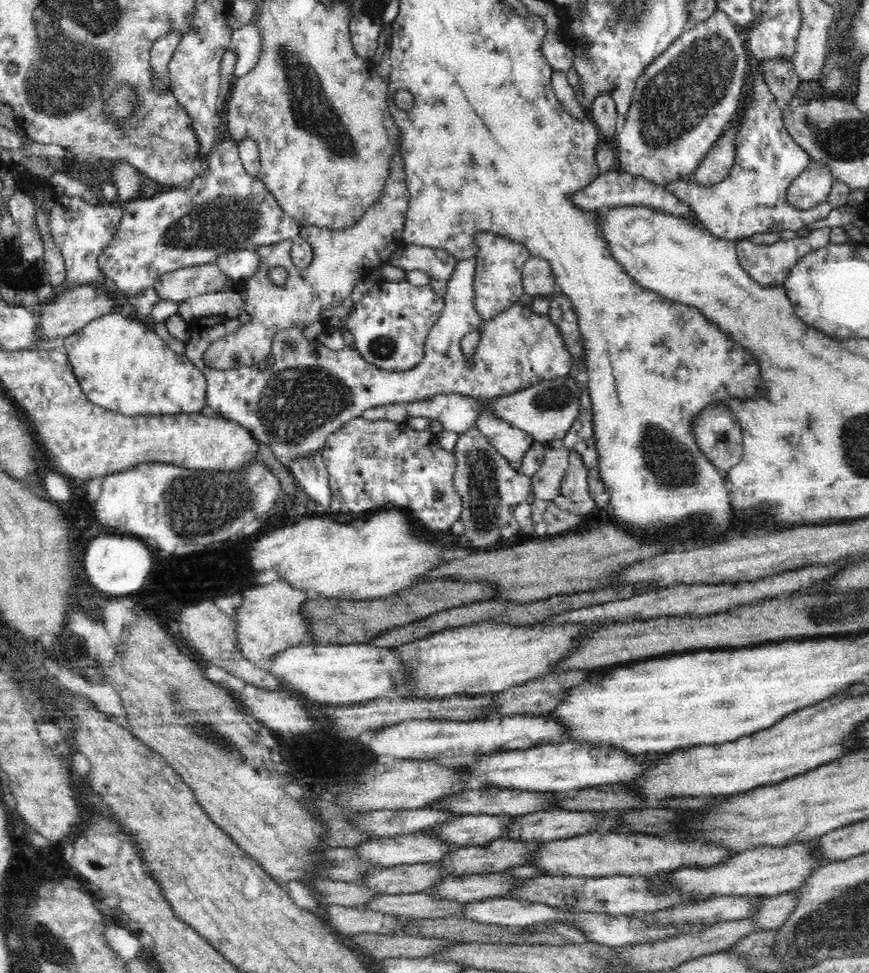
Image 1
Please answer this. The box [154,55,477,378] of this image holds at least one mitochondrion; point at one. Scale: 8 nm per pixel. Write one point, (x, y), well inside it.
(224, 220)

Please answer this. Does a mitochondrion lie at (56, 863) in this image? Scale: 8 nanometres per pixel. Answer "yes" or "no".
no

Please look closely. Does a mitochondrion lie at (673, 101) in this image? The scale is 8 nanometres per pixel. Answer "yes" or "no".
yes

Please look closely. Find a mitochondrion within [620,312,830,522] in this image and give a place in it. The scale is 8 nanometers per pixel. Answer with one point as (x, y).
(676, 467)

